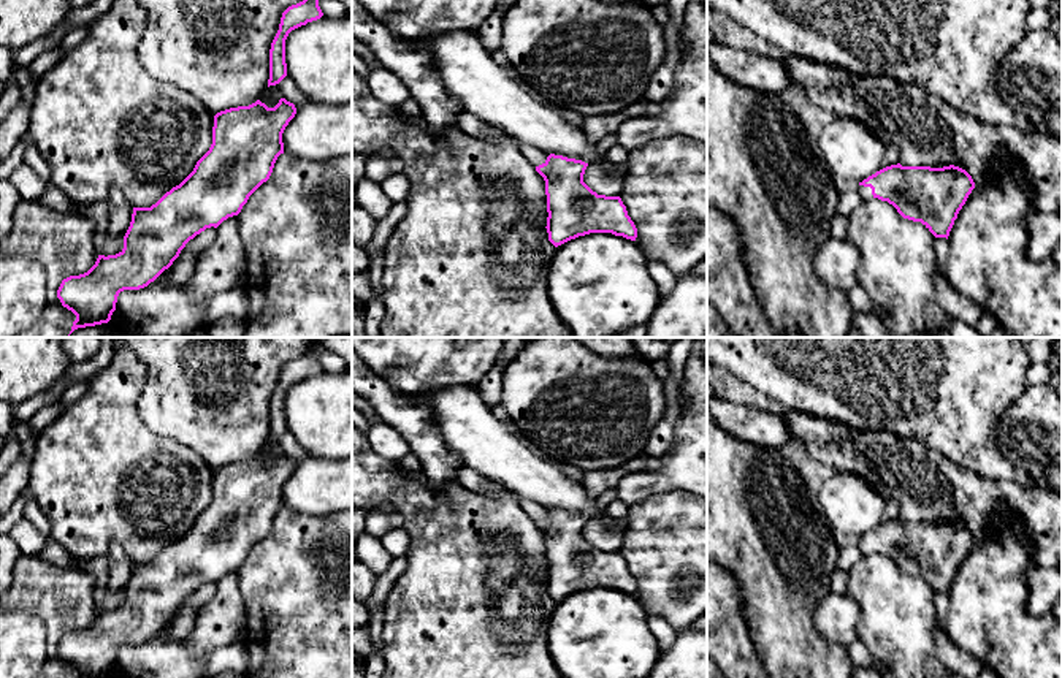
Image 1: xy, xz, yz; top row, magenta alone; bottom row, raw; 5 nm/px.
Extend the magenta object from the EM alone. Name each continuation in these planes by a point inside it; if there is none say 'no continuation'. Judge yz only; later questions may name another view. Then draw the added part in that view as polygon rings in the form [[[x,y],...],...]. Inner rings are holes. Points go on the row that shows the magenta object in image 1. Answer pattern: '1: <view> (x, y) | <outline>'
1: yz (866, 192) | [[[858,184],[858,185],[854,185],[854,190],[861,195],[861,198],[862,198],[864,201],[869,201],[869,200],[873,198],[870,187],[864,187],[864,185],[859,185],[859,184]]]

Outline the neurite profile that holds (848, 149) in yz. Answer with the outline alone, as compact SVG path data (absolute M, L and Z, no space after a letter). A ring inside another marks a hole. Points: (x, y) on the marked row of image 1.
M835 117L823 128L815 149L834 179L858 185L880 171L886 147L864 124Z

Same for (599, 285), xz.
M590 233L558 246L547 293L575 337L613 337L647 326L659 303L640 247L612 233Z

